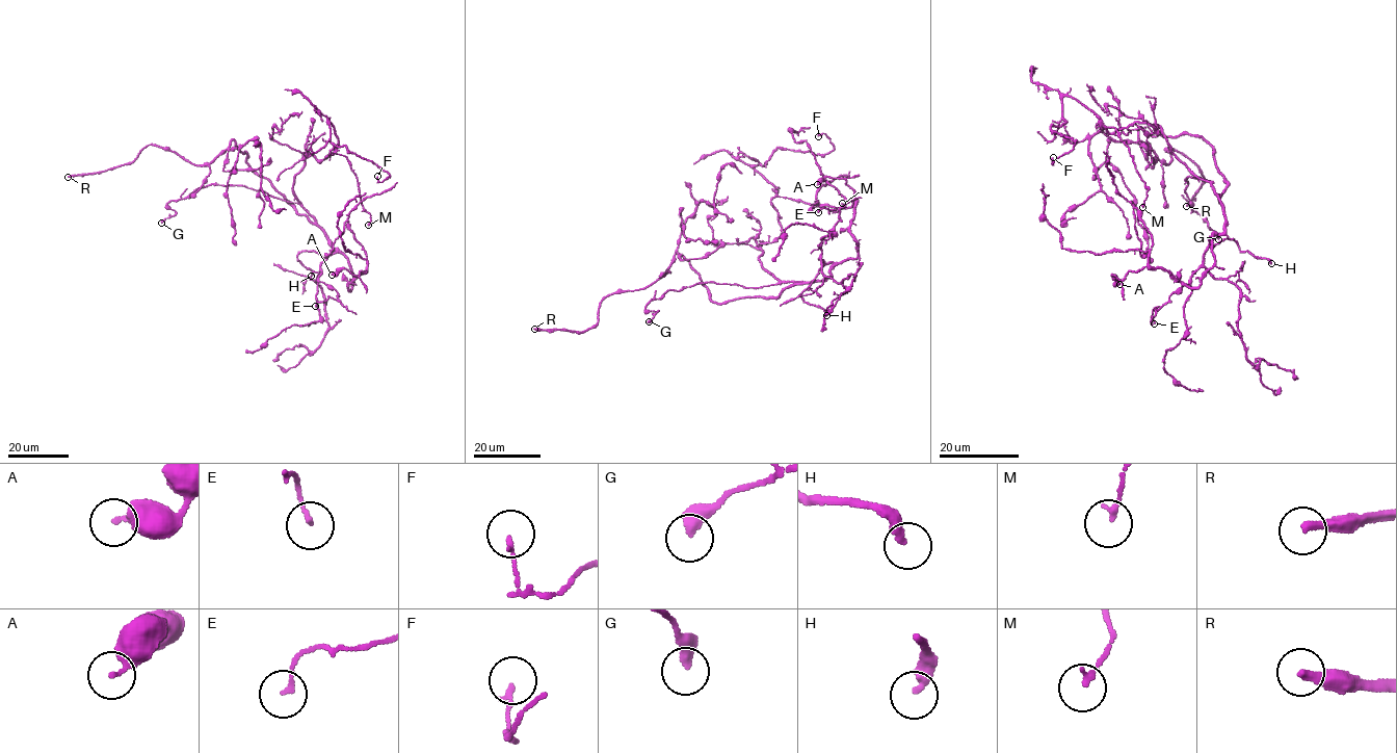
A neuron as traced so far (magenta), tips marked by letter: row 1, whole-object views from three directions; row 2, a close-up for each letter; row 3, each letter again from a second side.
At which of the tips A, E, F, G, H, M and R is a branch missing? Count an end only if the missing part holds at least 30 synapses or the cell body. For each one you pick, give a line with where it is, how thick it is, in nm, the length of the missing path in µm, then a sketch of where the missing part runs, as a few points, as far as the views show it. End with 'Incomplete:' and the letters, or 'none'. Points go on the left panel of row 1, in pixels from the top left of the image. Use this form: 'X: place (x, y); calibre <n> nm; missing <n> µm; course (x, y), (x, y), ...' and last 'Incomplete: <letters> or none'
H: place (311, 276); calibre 300 nm; missing 35 µm; course (311, 276), (291, 287), (262, 285), (253, 290), (237, 285), (219, 285)
R: place (68, 177); calibre 280 nm; missing 70 µm; course (68, 177), (37, 171), (28, 161), (12, 184), (25, 196)
Incomplete: H, R

